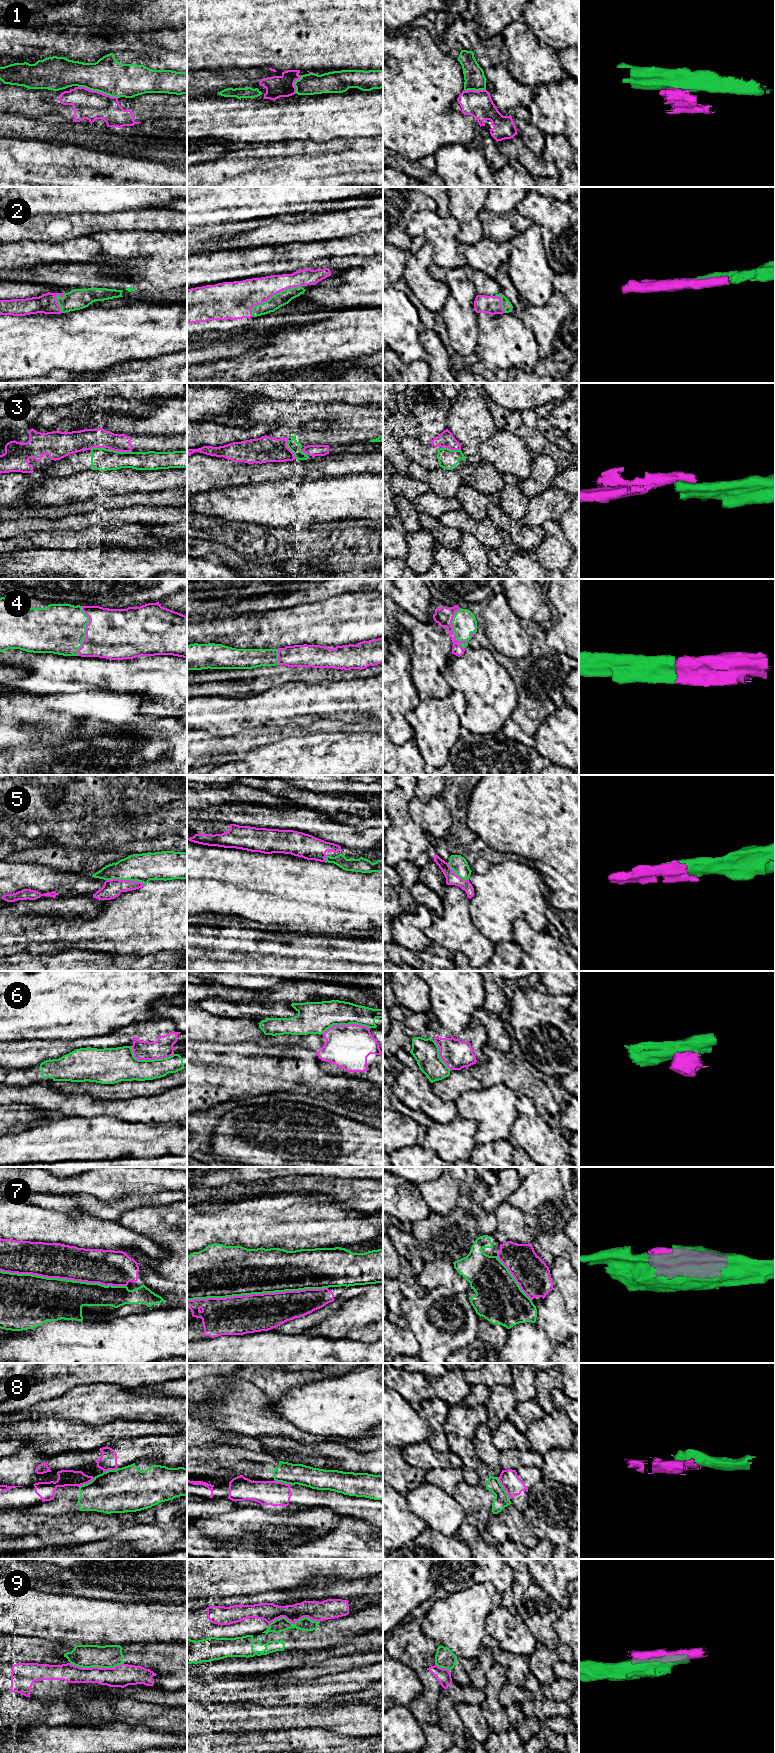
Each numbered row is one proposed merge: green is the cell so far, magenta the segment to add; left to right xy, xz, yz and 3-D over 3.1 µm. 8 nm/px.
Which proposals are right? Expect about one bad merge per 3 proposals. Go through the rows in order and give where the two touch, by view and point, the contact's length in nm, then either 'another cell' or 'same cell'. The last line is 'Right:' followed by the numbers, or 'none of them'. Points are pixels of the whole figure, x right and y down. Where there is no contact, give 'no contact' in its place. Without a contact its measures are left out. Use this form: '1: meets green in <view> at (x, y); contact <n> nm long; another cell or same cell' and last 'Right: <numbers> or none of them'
1: meets green in xy at (98, 91); contact 340 nm long; another cell
2: meets green in xz at (274, 295); contact 480 nm long; same cell
3: meets green in xy at (120, 452); contact 190 nm long; another cell
4: meets green in yz at (453, 630); contact 340 nm long; same cell
5: meets green in xy at (125, 879); contact 320 nm long; same cell
6: meets green in xy at (149, 1060); contact 360 nm long; another cell
7: meets green in xz at (257, 1293); contact 1150 nm long; same cell
8: meets green in yz at (503, 1488); contact 200 nm long; another cell
9: meets green in xy at (97, 1666); contact 440 nm long; another cell
Right: 2, 4, 5, 7

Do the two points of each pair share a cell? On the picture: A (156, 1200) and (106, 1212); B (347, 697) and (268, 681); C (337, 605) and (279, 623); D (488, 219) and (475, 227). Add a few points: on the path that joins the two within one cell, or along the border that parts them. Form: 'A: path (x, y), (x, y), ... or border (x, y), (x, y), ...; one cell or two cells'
A: path (144, 1200), (127, 1201), (118, 1207); one cell
B: border (273, 686), (256, 694); two cells
C: path (323, 619), (319, 623), (293, 623); one cell
D: border (483, 207), (478, 214), (478, 219), (484, 237); two cells

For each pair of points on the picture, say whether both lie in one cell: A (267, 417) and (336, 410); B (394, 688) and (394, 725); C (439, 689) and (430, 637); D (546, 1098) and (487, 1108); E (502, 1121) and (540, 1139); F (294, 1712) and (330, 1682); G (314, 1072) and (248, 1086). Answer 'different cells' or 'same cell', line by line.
A: same cell
B: same cell
C: same cell
D: different cells
E: different cells
F: different cells
G: same cell

